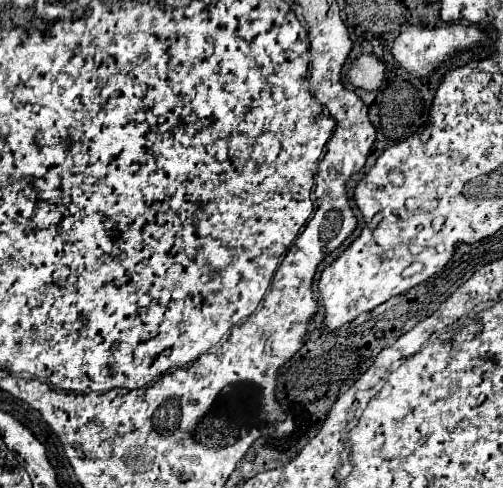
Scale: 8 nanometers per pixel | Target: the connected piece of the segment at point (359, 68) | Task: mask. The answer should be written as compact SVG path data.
M362 56L352 62L348 78L354 86L364 90L376 90L384 78L384 64L376 56Z

